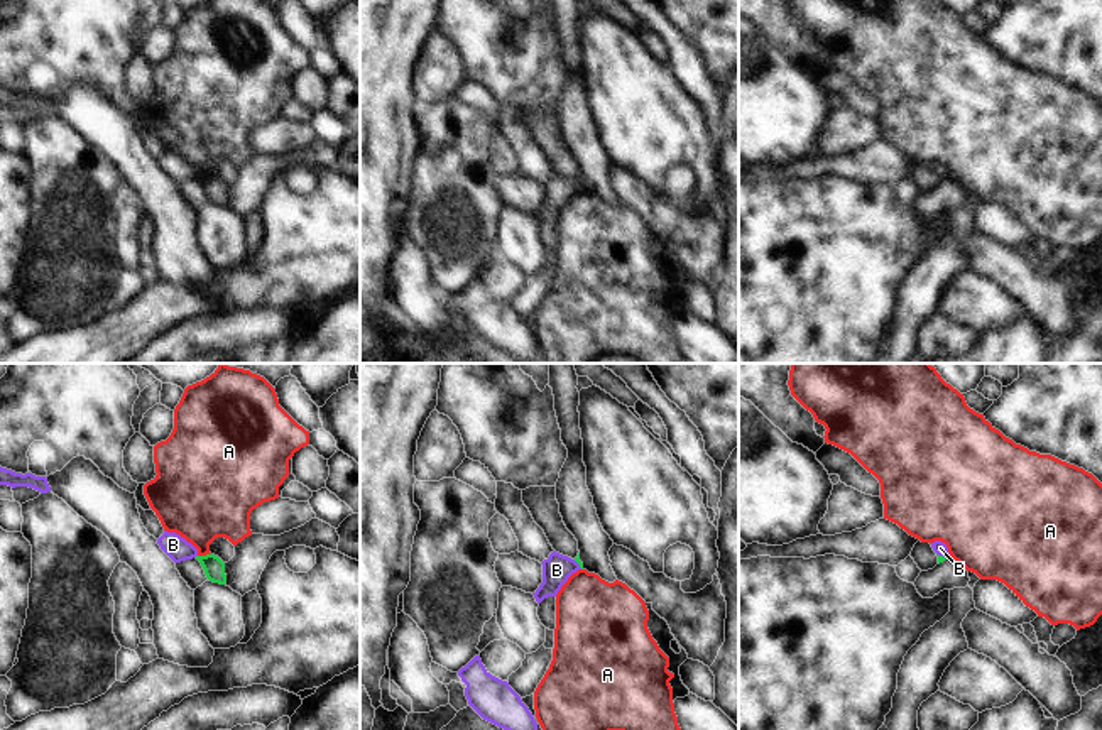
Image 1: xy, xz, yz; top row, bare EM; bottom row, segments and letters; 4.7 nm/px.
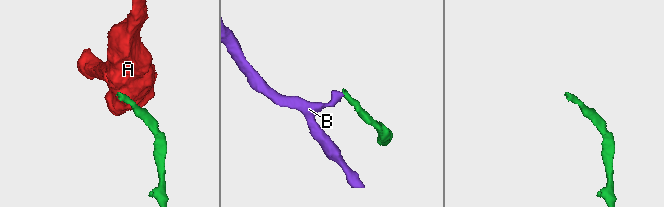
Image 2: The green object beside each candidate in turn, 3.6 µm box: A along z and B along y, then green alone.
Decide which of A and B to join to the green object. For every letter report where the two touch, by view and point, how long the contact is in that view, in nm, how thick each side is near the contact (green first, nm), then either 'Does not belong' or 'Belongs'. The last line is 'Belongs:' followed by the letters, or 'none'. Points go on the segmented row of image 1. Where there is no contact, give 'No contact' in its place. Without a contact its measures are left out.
A: Touches green at xy (203, 556). Shared border 70 nm. Thickness 100 nm (green) against 360 nm. Does not belong
B: Touches green at xz (578, 563). Shared border 60 nm. Thickness 20 nm (green) against 140 nm. Does not belong
Belongs: none.

